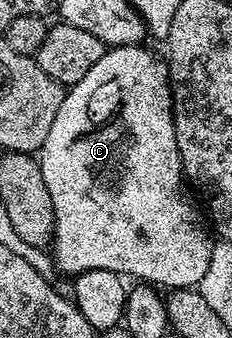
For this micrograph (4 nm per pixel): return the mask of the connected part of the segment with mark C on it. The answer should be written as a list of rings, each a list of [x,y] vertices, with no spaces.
[[[140,44],[137,46],[112,46],[110,48],[104,49],[101,60],[97,60],[97,64],[93,64],[93,68],[89,68],[89,72],[85,72],[85,76],[81,76],[81,80],[77,80],[77,84],[73,84],[64,93],[63,99],[61,100],[61,108],[57,108],[57,116],[53,120],[53,128],[49,128],[49,136],[45,136],[45,144],[43,147],[37,151],[37,161],[39,167],[41,168],[41,176],[45,176],[45,184],[49,188],[49,192],[53,196],[53,212],[55,213],[55,236],[53,239],[53,257],[55,260],[56,267],[60,271],[63,270],[70,276],[78,276],[81,274],[88,274],[91,270],[111,270],[115,274],[120,276],[128,276],[135,270],[135,265],[138,262],[151,262],[151,278],[150,281],[154,283],[156,287],[170,288],[171,290],[185,290],[188,288],[198,287],[202,278],[205,276],[205,272],[209,269],[209,262],[211,256],[211,250],[213,245],[213,234],[209,229],[208,223],[205,221],[204,215],[198,214],[195,211],[195,206],[193,203],[187,199],[188,191],[185,189],[185,179],[183,176],[183,161],[179,155],[179,149],[177,148],[177,132],[175,131],[175,116],[173,113],[173,107],[171,105],[171,75],[167,73],[167,64],[162,57],[159,58],[151,50],[146,50],[146,45]]]

